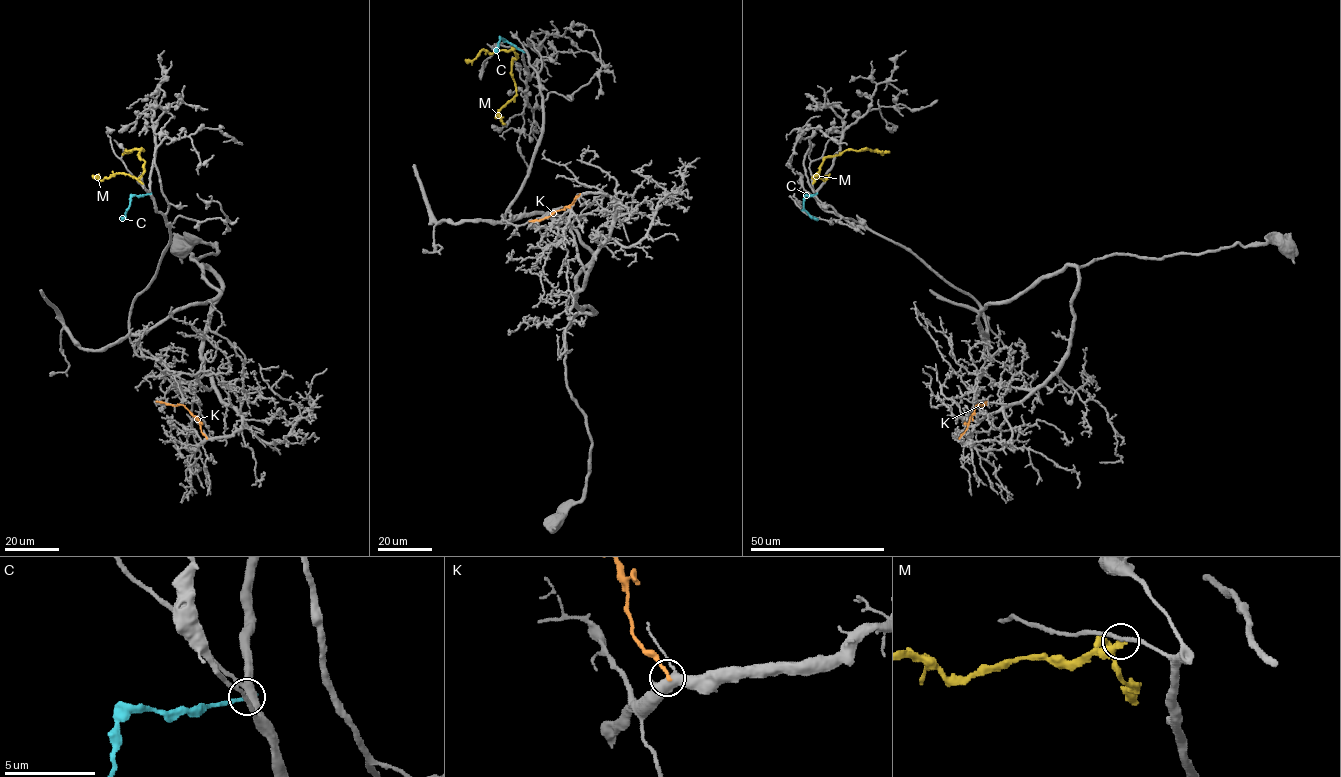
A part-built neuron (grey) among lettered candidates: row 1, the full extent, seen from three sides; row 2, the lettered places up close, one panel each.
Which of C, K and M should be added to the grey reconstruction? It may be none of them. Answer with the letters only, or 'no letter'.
no letter

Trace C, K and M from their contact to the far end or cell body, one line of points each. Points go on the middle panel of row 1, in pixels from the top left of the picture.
C: (522, 51), (501, 38), (495, 53)
K: (579, 194), (571, 204), (543, 219), (529, 221)
M: (515, 48), (512, 48), (517, 57), (512, 61), (511, 74), (516, 94), (499, 111), (505, 124)

